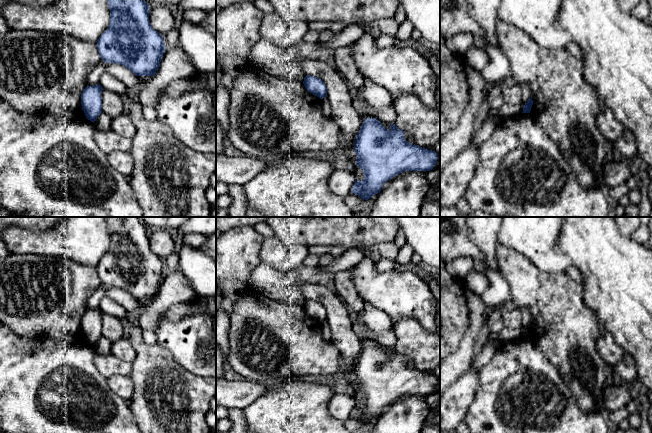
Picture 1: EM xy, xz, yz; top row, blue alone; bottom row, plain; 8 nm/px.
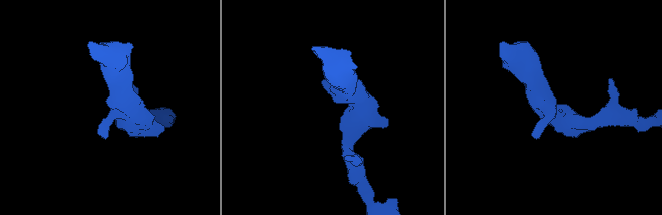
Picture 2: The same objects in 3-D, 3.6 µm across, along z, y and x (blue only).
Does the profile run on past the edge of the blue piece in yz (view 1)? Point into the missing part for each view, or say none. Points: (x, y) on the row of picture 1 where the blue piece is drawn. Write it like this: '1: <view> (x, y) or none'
1: none

